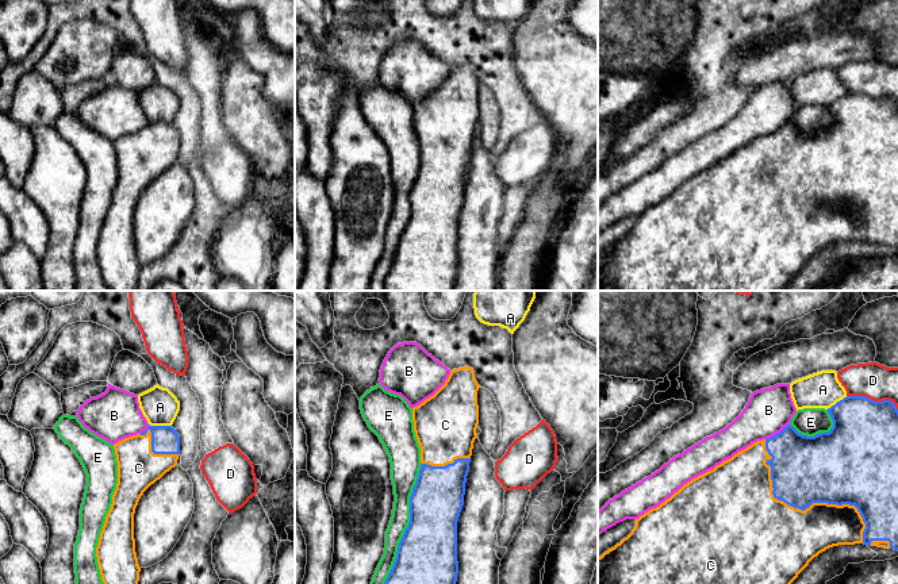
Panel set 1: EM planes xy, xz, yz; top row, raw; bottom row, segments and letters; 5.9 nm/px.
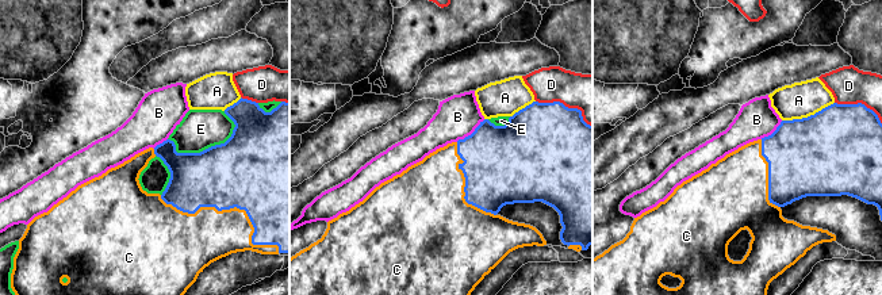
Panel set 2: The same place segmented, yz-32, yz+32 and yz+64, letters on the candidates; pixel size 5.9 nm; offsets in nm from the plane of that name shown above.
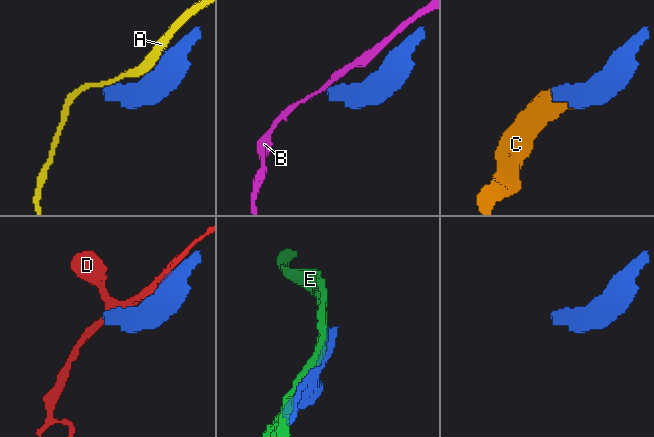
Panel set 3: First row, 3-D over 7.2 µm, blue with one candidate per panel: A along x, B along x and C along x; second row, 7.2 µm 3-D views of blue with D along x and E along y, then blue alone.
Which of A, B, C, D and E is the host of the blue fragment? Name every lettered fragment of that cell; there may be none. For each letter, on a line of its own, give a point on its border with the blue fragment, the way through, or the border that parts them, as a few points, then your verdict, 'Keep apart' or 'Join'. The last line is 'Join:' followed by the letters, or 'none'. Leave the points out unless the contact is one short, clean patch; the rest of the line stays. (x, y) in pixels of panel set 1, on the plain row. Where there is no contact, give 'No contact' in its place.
A: Touches blue at xy (161, 123). Keep apart
B: Touches blue at yz (778, 130). Boundary: yz (787, 120), (766, 137). Keep apart
C: Touches blue at yz (804, 207). Join
D: Touches blue at yz (872, 98). Keep apart
E: Touches blue at xz (406, 226). Keep apart
Join: C

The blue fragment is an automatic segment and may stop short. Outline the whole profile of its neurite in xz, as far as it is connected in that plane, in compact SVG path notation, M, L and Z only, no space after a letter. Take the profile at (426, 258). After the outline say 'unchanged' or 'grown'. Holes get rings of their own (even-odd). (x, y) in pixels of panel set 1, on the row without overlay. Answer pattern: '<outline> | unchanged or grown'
M469 64L450 68L445 81L412 105L414 128L421 145L421 166L410 193L410 220L399 239L383 291L453 291L457 270L457 219L464 203L465 180L479 122L480 82Z | grown

